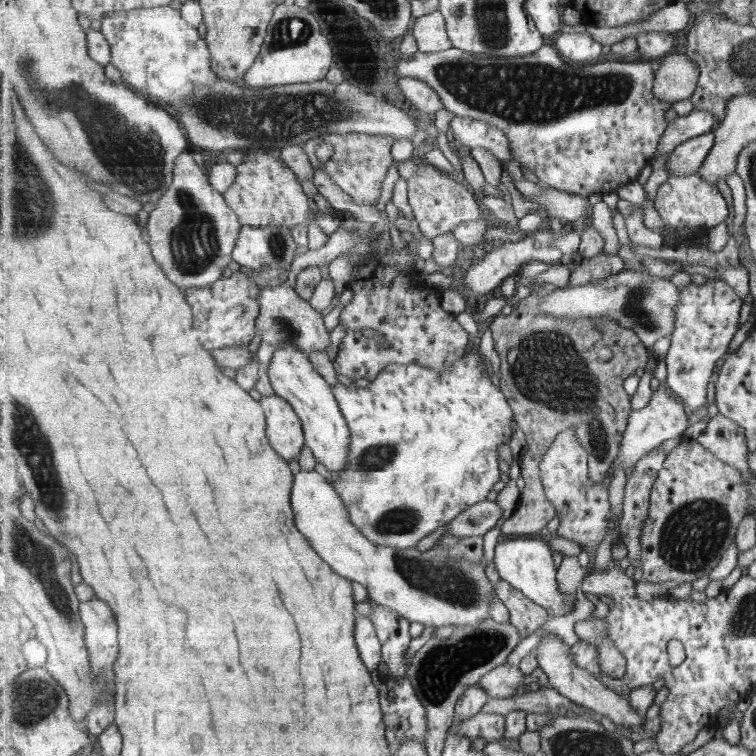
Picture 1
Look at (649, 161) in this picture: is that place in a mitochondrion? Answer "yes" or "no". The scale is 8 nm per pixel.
no

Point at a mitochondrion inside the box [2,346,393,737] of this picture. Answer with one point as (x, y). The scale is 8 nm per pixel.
(38, 700)

